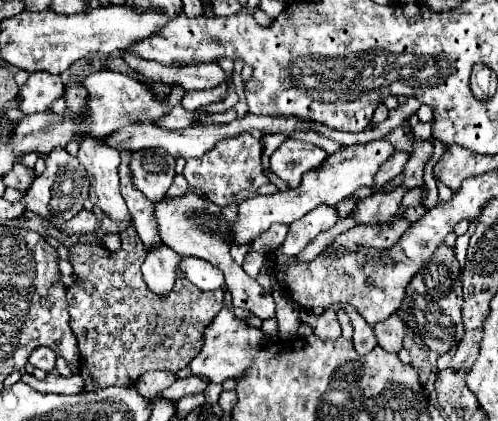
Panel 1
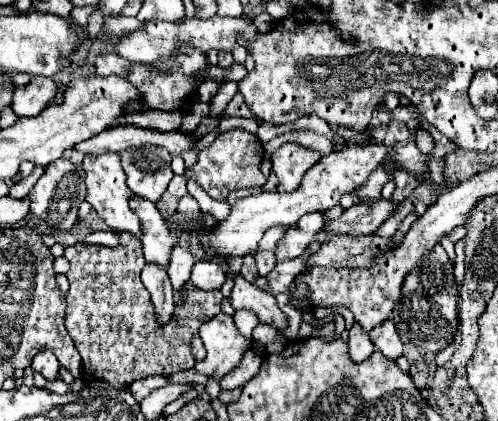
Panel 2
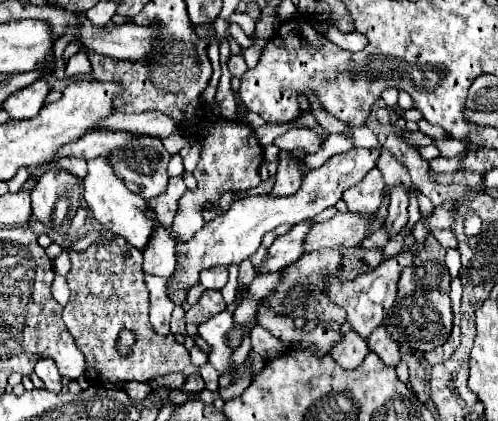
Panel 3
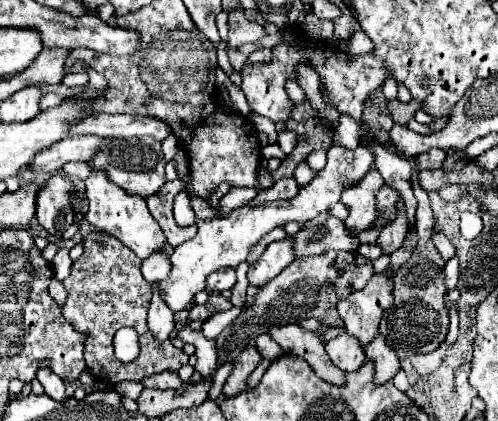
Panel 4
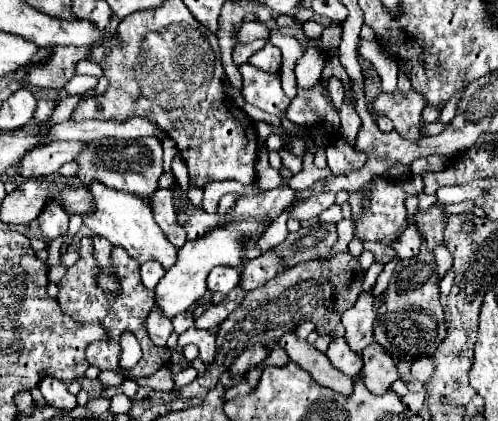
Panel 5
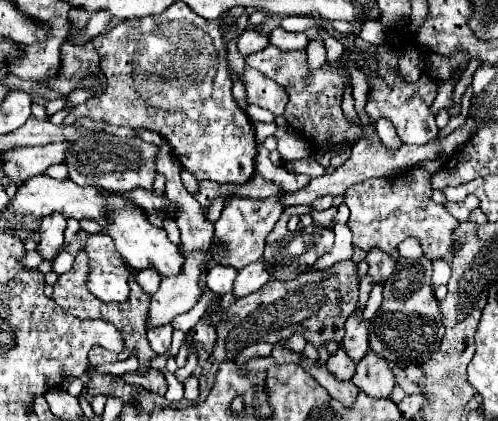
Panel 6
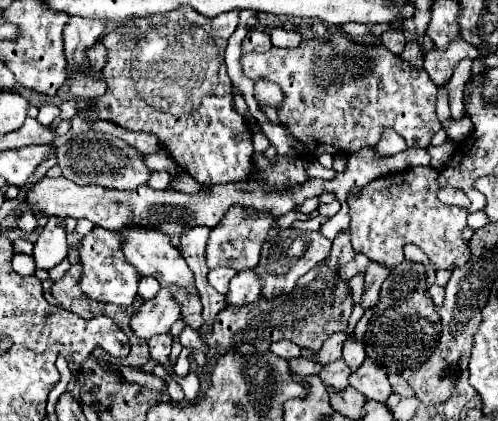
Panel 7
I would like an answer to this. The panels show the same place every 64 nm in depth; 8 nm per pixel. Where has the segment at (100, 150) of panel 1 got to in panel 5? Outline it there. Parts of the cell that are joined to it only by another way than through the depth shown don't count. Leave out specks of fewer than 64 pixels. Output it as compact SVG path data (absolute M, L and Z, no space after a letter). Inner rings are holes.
M94 180L88 184L88 190L94 198L94 210L84 214L84 224L98 236L104 236L116 246L122 246L132 258L136 258L140 264L148 260L158 260L164 268L170 268L176 262L176 248L168 242L160 226L156 224L150 206L144 198L128 192L120 192L116 188L108 188L106 184L100 184Z

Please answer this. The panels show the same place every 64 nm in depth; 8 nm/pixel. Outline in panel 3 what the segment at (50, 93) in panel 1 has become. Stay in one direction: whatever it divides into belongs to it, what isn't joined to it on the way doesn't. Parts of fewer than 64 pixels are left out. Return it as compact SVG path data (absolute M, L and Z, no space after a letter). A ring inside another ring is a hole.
M40 78L34 84L26 86L20 92L14 92L12 96L8 96L8 100L4 100L2 108L14 118L14 120L24 120L24 118L34 118L36 112L40 112L40 108L46 102L46 96L50 92L50 84Z

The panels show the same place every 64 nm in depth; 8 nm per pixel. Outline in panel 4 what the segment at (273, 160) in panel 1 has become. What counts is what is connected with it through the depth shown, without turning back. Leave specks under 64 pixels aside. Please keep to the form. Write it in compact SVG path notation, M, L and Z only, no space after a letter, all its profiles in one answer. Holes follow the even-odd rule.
M294 176L292 178L282 178L272 188L260 192L252 200L252 204L262 204L262 202L268 202L268 200L280 200L280 198L292 198L292 196L296 196L296 192L298 192L296 178Z

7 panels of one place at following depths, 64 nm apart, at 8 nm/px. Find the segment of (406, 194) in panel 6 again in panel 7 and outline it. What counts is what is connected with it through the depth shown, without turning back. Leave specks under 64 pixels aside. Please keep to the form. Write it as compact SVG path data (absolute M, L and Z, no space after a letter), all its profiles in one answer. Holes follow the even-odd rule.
M432 166L413 167L406 172L376 178L368 186L362 186L356 196L350 196L348 208L350 208L350 216L352 216L350 234L352 234L354 250L366 254L370 260L384 262L386 266L394 268L404 258L402 246L412 242L412 244L422 248L422 252L428 256L428 260L436 268L454 268L454 266L466 264L470 258L470 250L468 250L468 242L460 236L462 230L466 228L466 212L464 212L464 208L438 202L438 198L436 198L436 190L438 190L436 176L438 174L439 171Z

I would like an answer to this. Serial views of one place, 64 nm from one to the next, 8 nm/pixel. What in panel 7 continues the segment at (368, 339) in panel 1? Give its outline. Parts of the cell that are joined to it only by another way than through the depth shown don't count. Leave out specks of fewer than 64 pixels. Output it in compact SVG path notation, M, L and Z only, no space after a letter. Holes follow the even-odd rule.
M338 358L334 362L328 362L322 372L320 378L326 386L334 386L334 388L346 388L348 386L348 376L352 374L352 370L348 368L348 364L344 364L344 358Z

